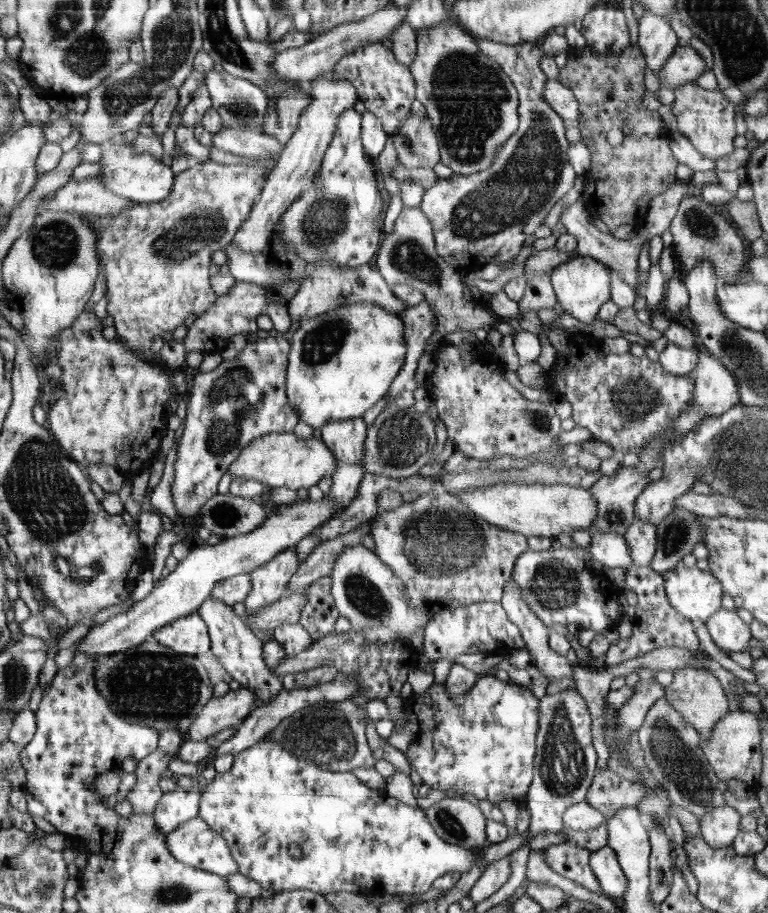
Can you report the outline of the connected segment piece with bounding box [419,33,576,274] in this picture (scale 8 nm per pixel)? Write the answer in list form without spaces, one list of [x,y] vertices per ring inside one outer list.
[[[551,33],[546,39],[538,39],[535,43],[520,43],[507,45],[476,37],[480,52],[495,60],[500,68],[507,73],[514,82],[519,93],[519,130],[506,141],[506,144],[496,149],[496,157],[490,169],[458,176],[453,173],[450,178],[438,178],[432,188],[425,190],[420,209],[432,226],[437,253],[455,269],[464,273],[474,273],[486,264],[507,262],[514,258],[524,240],[534,234],[542,222],[546,220],[552,206],[574,186],[574,170],[568,160],[570,142],[564,136],[564,122],[562,117],[551,107],[545,99],[545,84],[548,76],[541,67],[543,56],[554,57],[559,52],[570,49],[566,37]]]

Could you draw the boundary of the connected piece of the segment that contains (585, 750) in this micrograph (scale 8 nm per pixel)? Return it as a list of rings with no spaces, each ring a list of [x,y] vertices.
[[[576,688],[554,696],[548,696],[546,692],[538,710],[540,715],[535,740],[534,779],[524,801],[530,814],[527,832],[531,836],[543,831],[559,832],[563,828],[564,811],[570,805],[585,800],[598,764],[592,740],[592,715]]]

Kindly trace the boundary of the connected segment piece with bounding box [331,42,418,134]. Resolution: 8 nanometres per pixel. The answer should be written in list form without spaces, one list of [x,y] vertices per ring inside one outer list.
[[[382,42],[357,48],[352,54],[341,56],[331,74],[337,78],[345,78],[355,85],[358,99],[364,102],[366,111],[370,111],[381,120],[383,129],[388,134],[397,131],[412,114],[410,105],[418,94],[415,77],[412,76],[411,69],[400,64],[391,49],[382,45]]]

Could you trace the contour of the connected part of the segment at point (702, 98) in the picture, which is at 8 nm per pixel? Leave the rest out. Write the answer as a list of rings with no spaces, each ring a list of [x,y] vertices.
[[[696,82],[675,89],[675,99],[671,104],[678,132],[684,135],[698,152],[714,162],[734,153],[732,140],[736,136],[736,107],[722,94],[722,90],[710,92]]]

